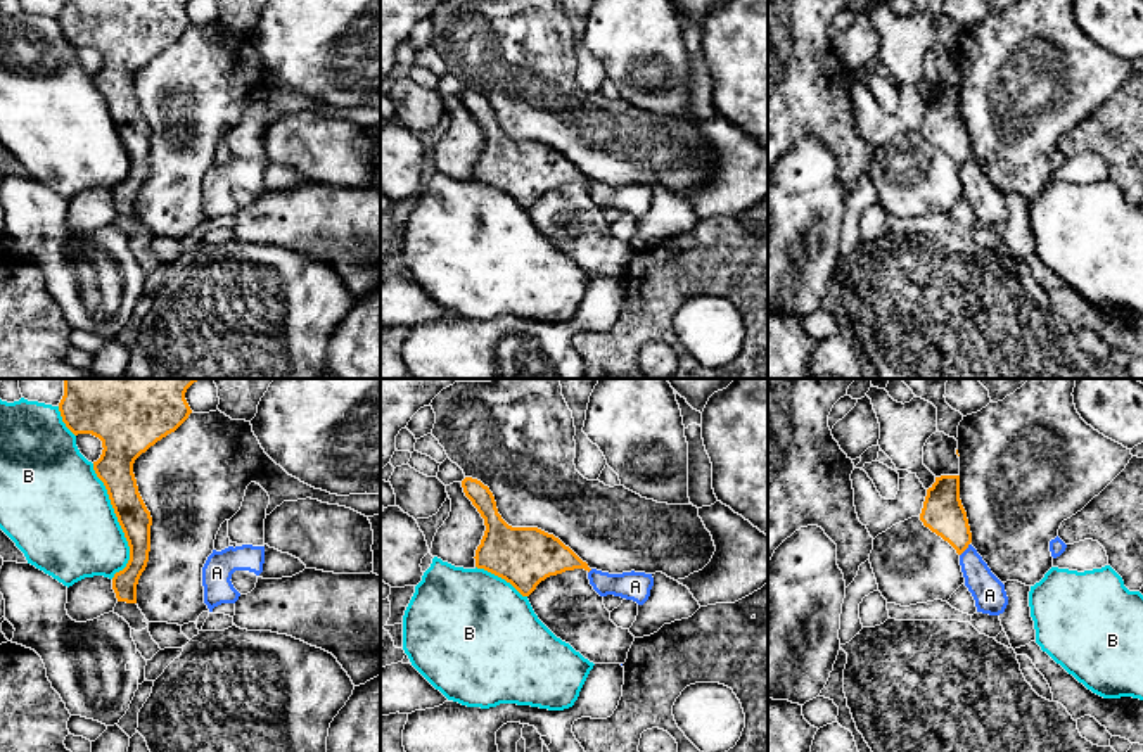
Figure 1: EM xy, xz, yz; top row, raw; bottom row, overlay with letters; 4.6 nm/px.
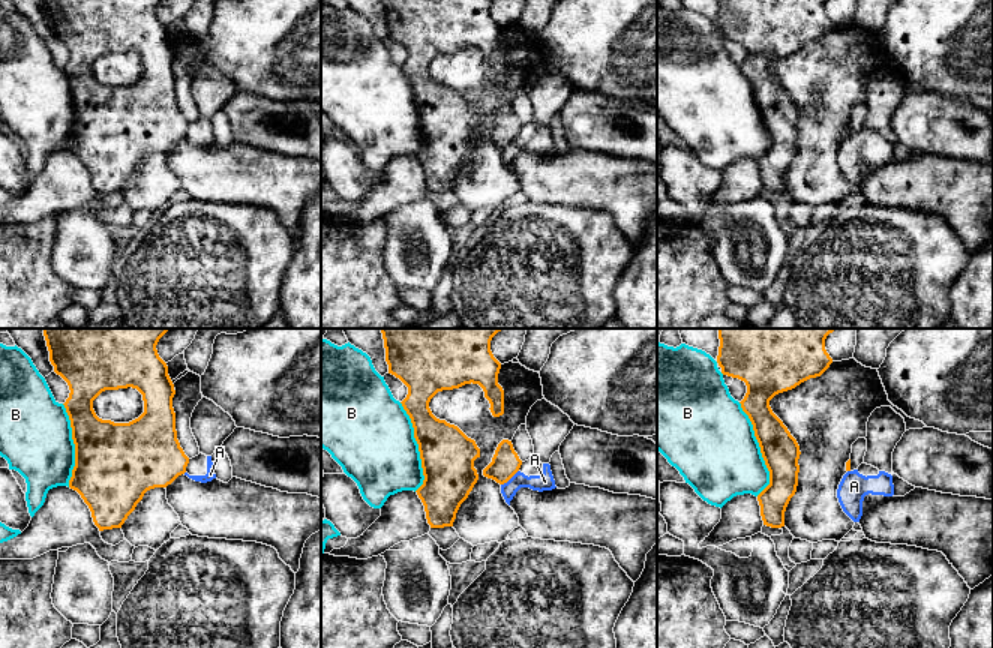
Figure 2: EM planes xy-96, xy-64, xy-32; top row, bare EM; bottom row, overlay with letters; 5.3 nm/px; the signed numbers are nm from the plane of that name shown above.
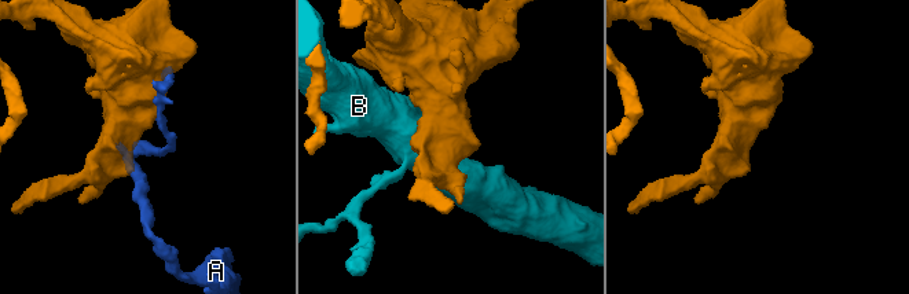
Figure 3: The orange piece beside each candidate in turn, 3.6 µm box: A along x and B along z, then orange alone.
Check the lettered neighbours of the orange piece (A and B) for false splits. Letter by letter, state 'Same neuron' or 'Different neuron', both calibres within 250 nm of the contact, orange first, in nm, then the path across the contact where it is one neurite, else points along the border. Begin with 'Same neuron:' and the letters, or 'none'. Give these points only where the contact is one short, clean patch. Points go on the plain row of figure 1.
Same neuron: none
A: Different neuron. Thickness 190 nm (orange) against 150 nm
B: Different neuron. Thickness 170 nm (orange) against 480 nm

